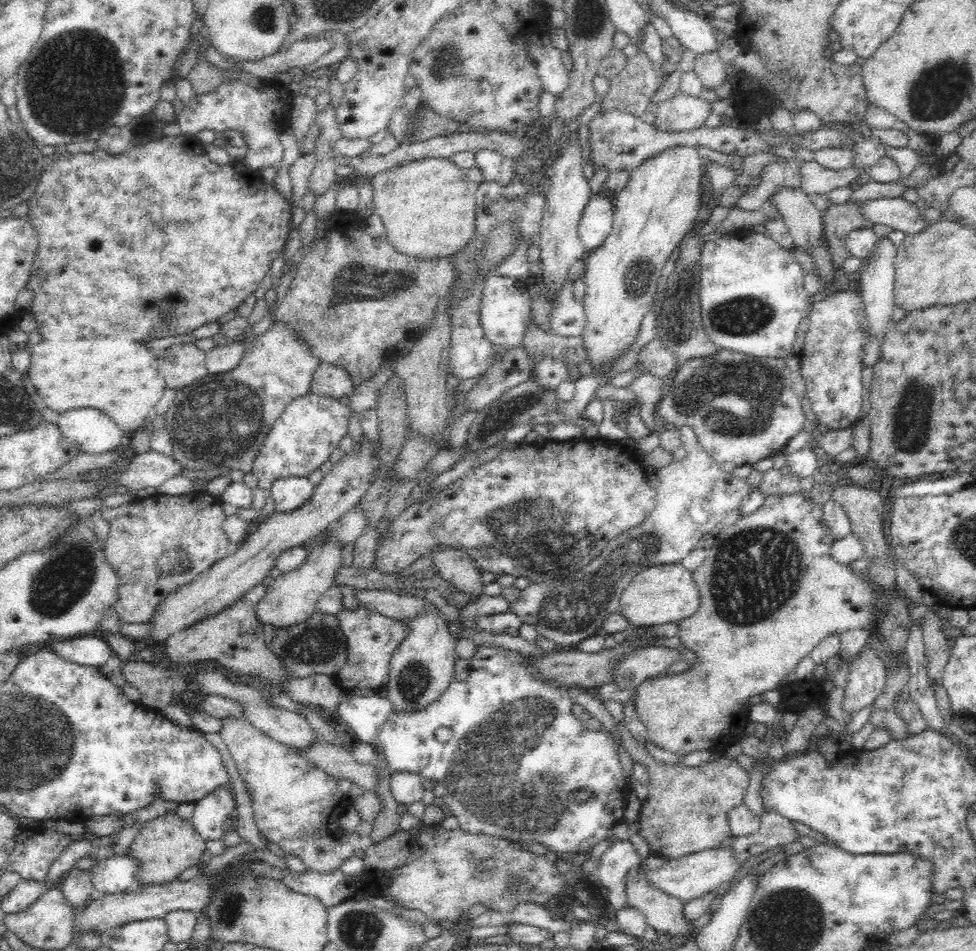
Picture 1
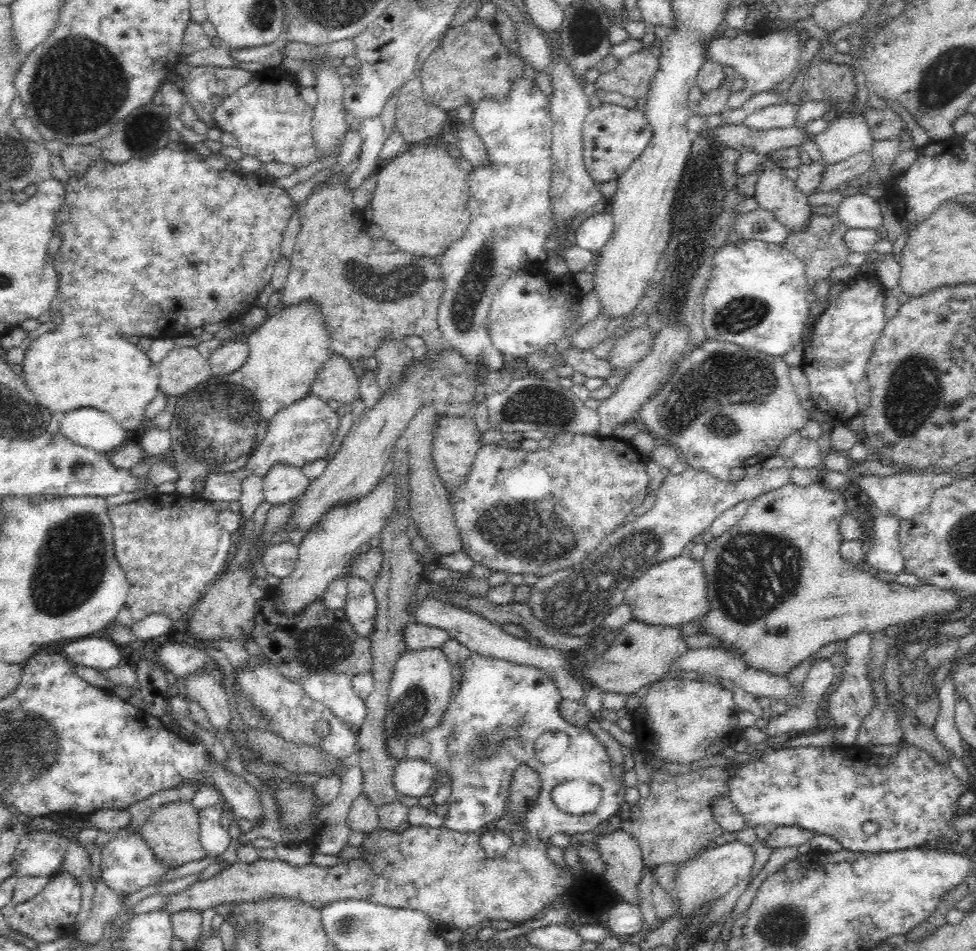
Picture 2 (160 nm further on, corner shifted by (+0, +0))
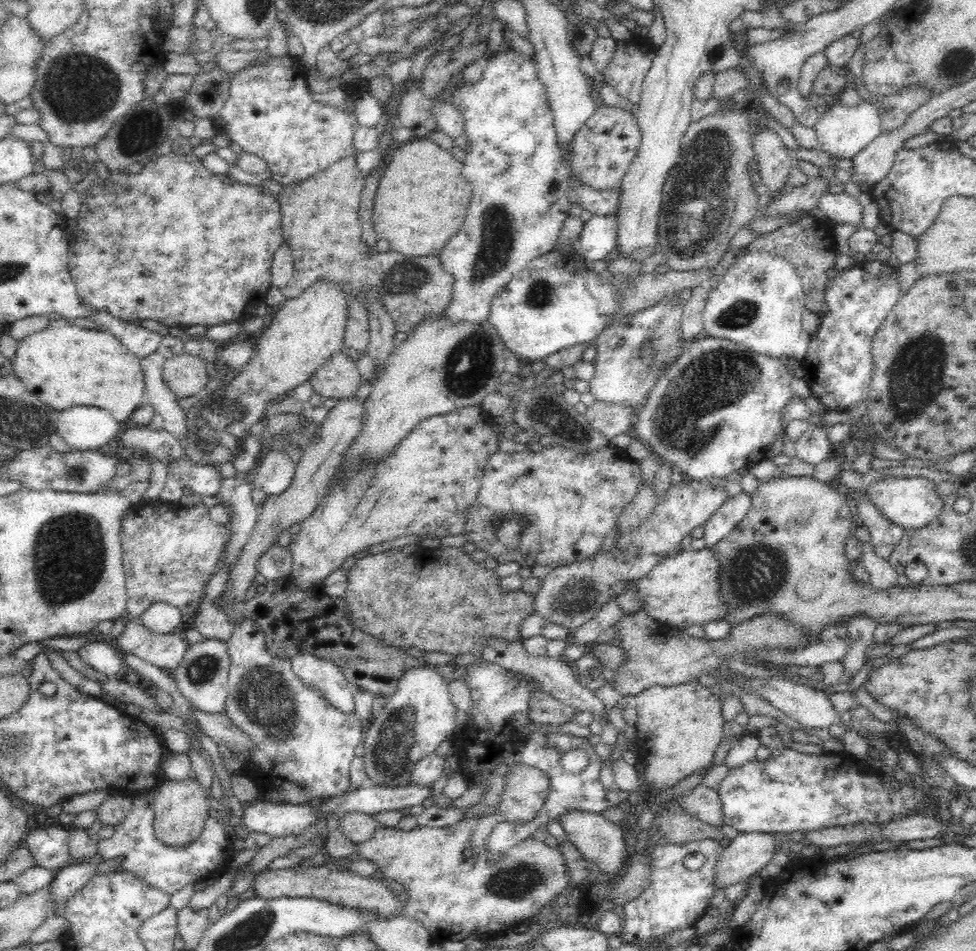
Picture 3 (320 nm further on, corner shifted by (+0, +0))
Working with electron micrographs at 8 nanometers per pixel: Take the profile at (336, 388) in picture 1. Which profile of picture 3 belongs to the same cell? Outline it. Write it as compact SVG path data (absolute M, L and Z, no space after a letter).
M338 351L316 369L309 381L313 390L324 399L346 399L358 390L361 379L352 357L344 351Z

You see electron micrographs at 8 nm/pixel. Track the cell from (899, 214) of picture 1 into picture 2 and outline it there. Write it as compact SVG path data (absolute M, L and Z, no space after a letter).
M856 193L846 196L836 208L836 214L842 225L849 229L876 229L882 225L878 195L872 193Z

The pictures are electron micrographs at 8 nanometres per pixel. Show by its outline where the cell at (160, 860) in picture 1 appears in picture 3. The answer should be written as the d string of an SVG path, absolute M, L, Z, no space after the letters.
M195 773L182 780L160 779L155 788L152 807L155 812L153 832L155 837L168 846L184 846L202 834L209 817L210 790L201 785Z

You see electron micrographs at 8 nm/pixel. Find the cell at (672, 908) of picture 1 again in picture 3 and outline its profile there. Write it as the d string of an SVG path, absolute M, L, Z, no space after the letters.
M568 810L556 821L564 829L566 840L572 842L587 861L595 861L602 872L614 877L624 868L628 854L626 854L626 842L624 842L625 828L612 821L608 821L602 813L586 812L584 810Z

